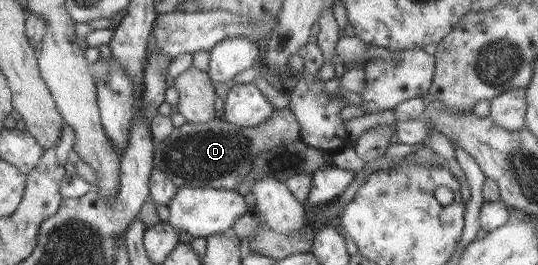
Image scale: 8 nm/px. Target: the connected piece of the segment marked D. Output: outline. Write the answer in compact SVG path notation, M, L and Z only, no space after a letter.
M275 109L274 114L257 127L239 127L225 119L215 119L207 123L186 123L175 127L167 139L156 141L154 169L163 171L177 187L214 187L215 189L235 190L237 183L241 183L249 175L250 161L254 157L261 152L281 146L284 141L298 141L300 135L300 123L297 116L289 109Z

